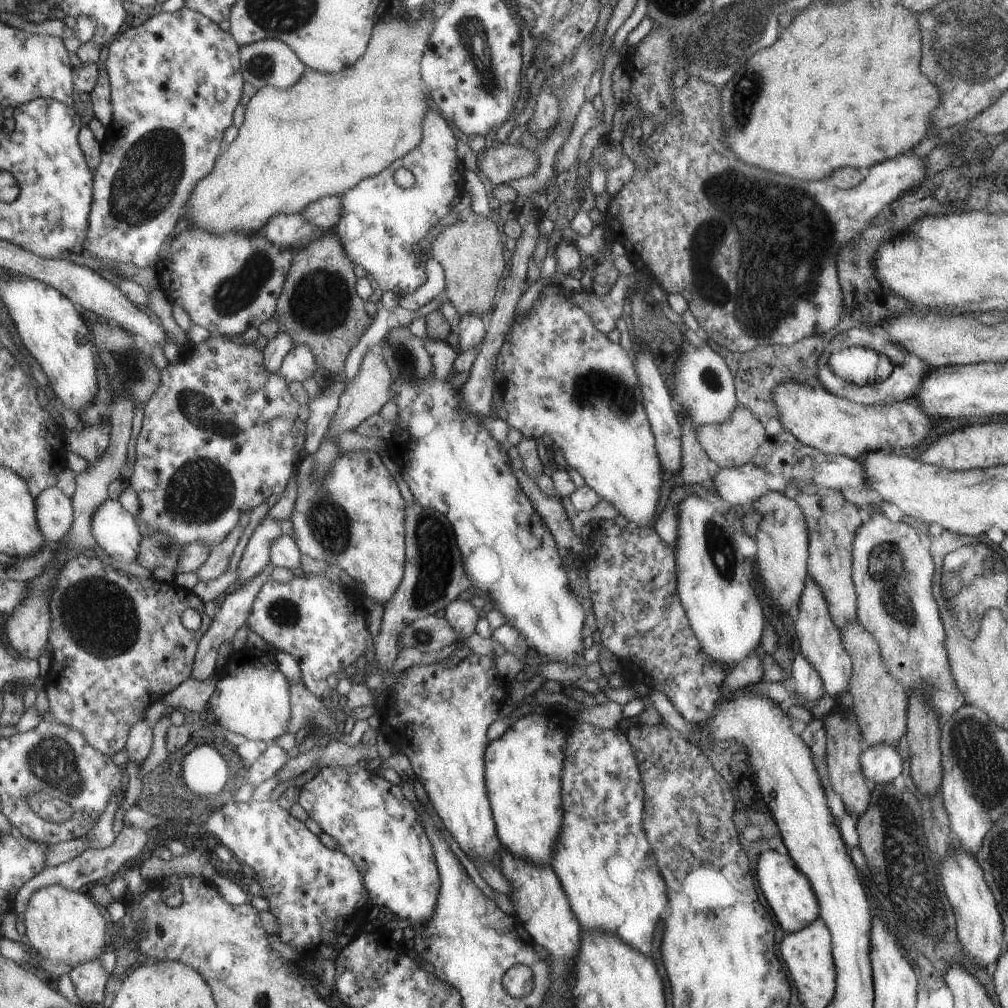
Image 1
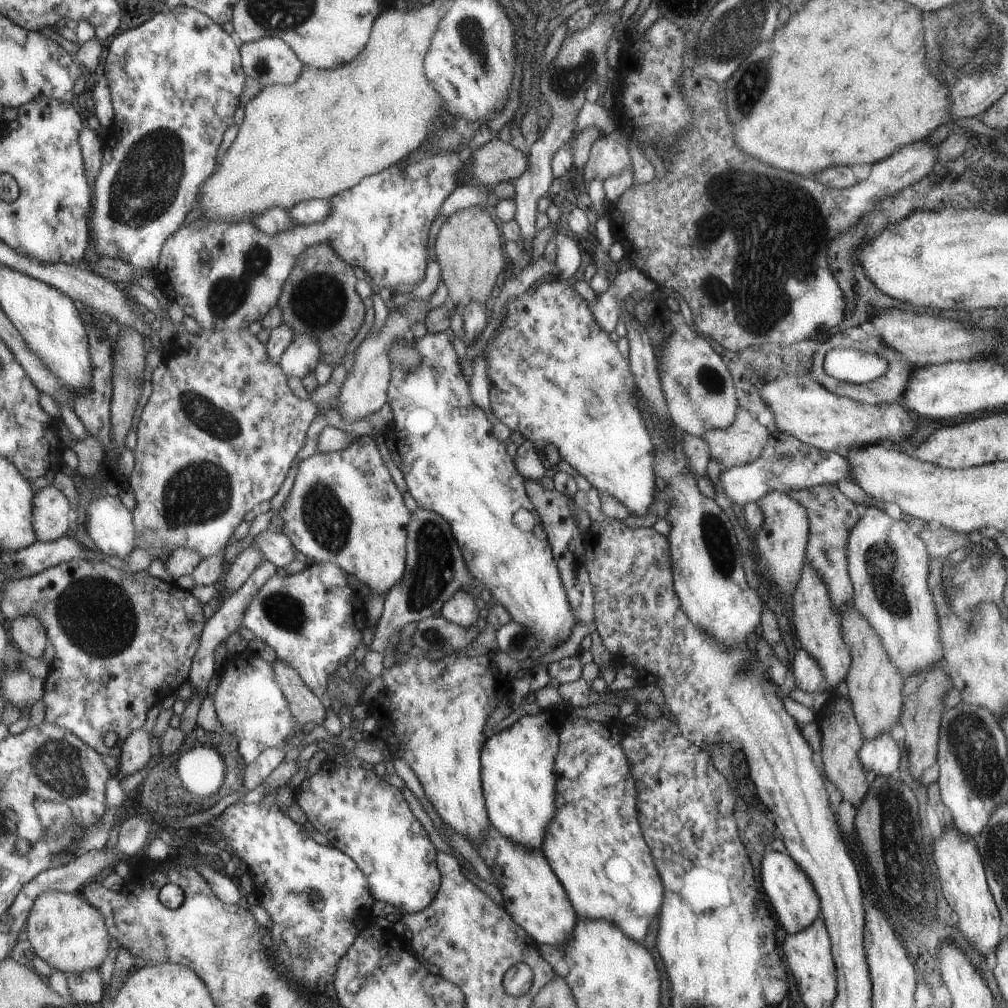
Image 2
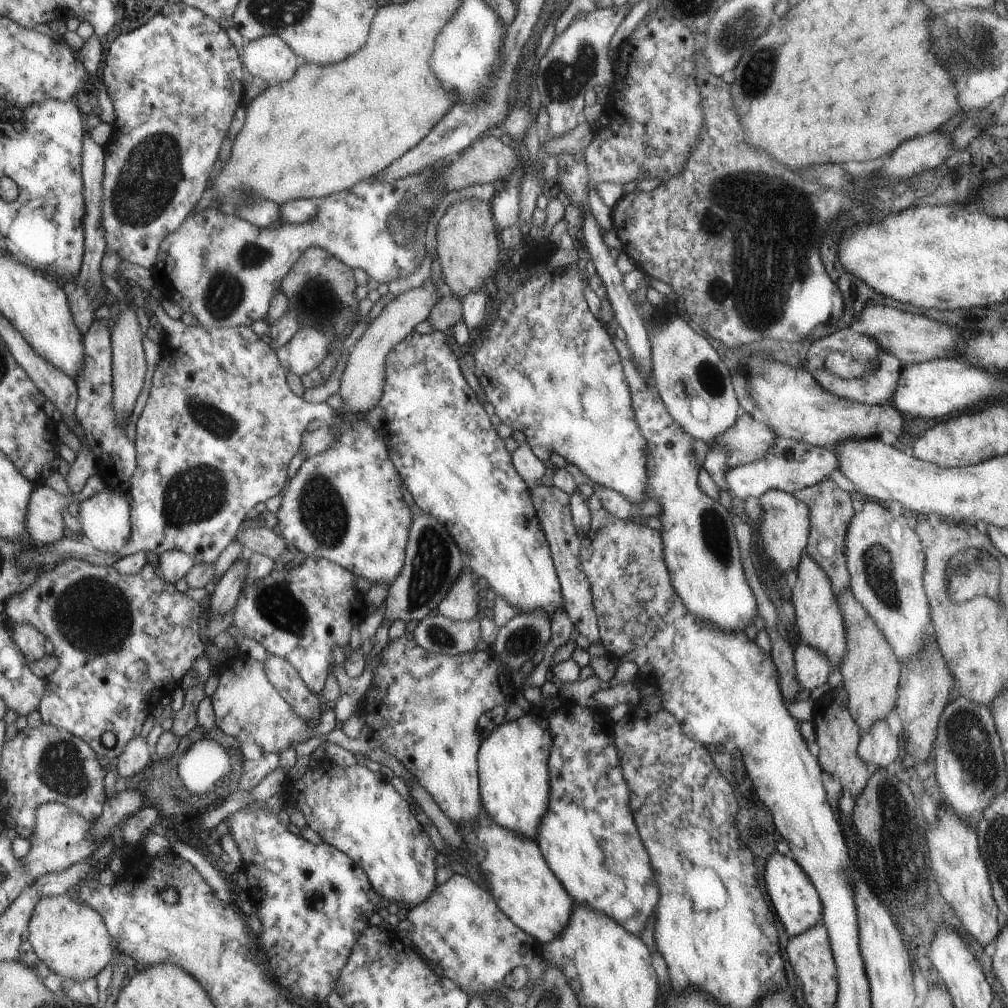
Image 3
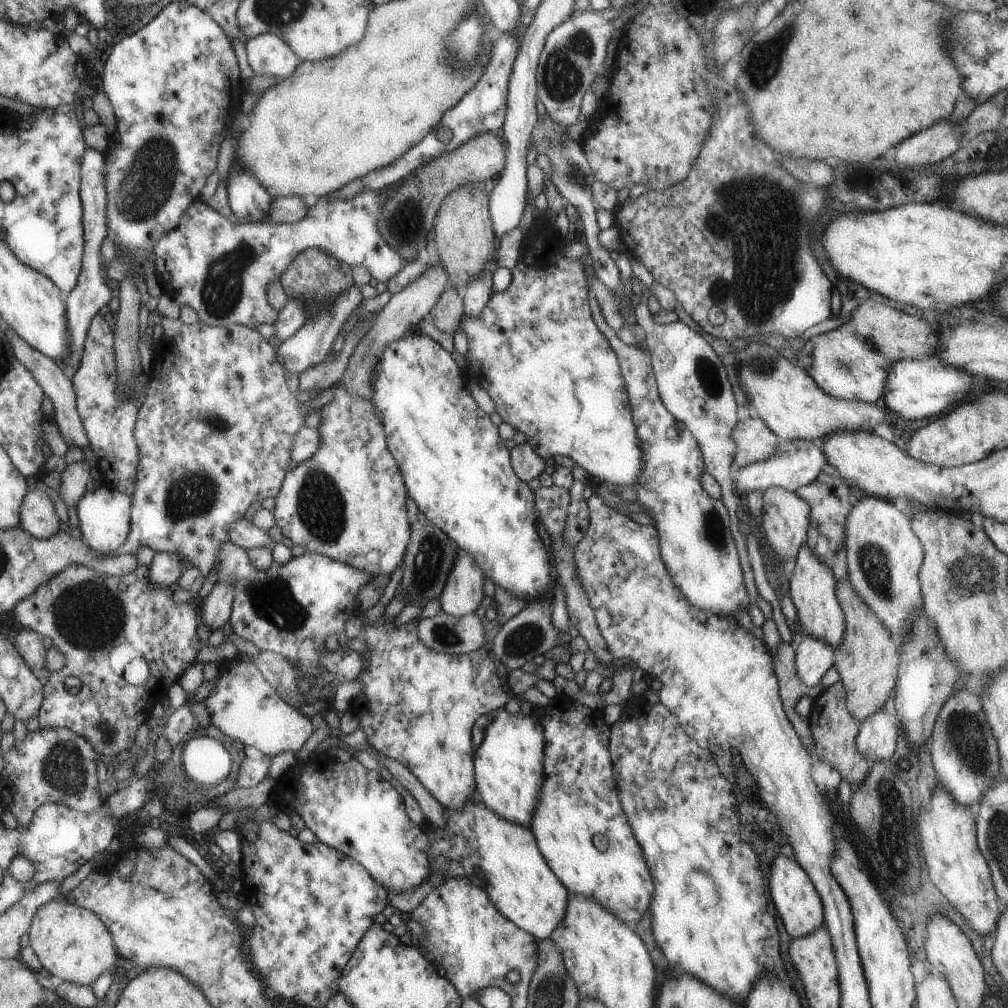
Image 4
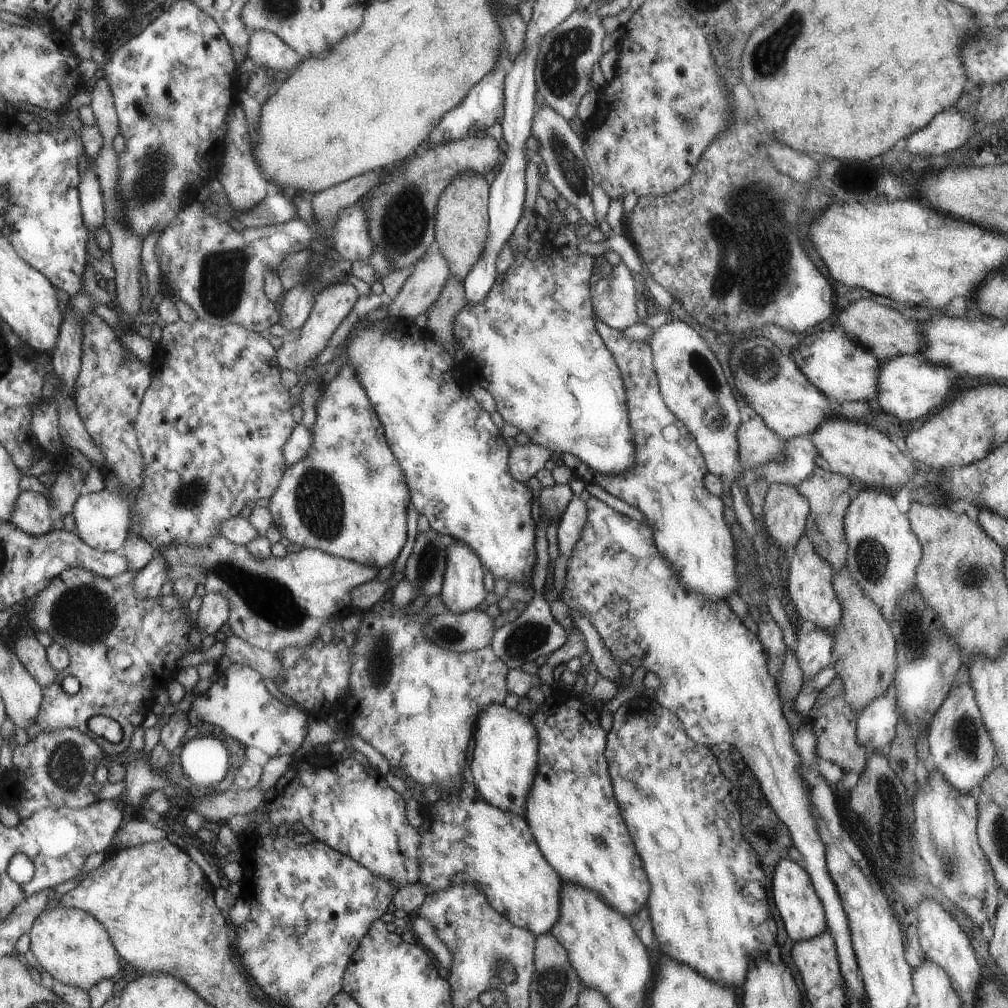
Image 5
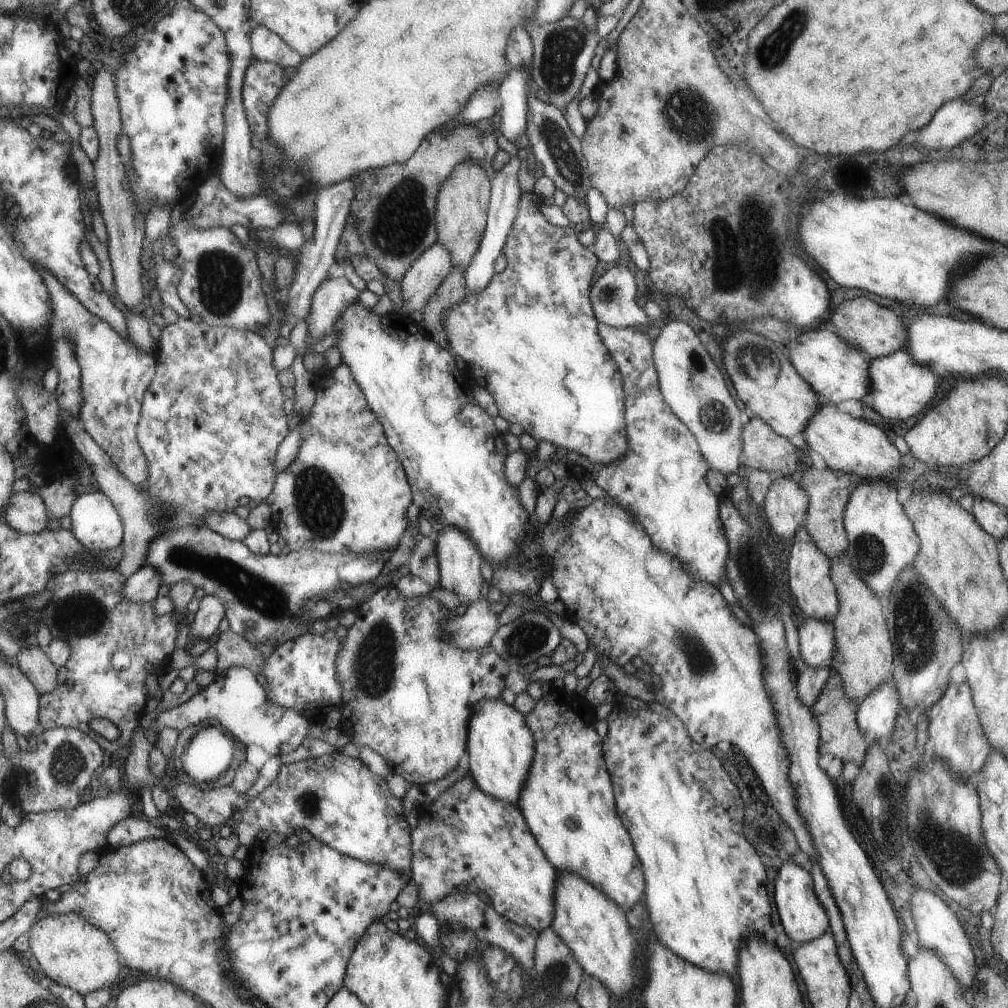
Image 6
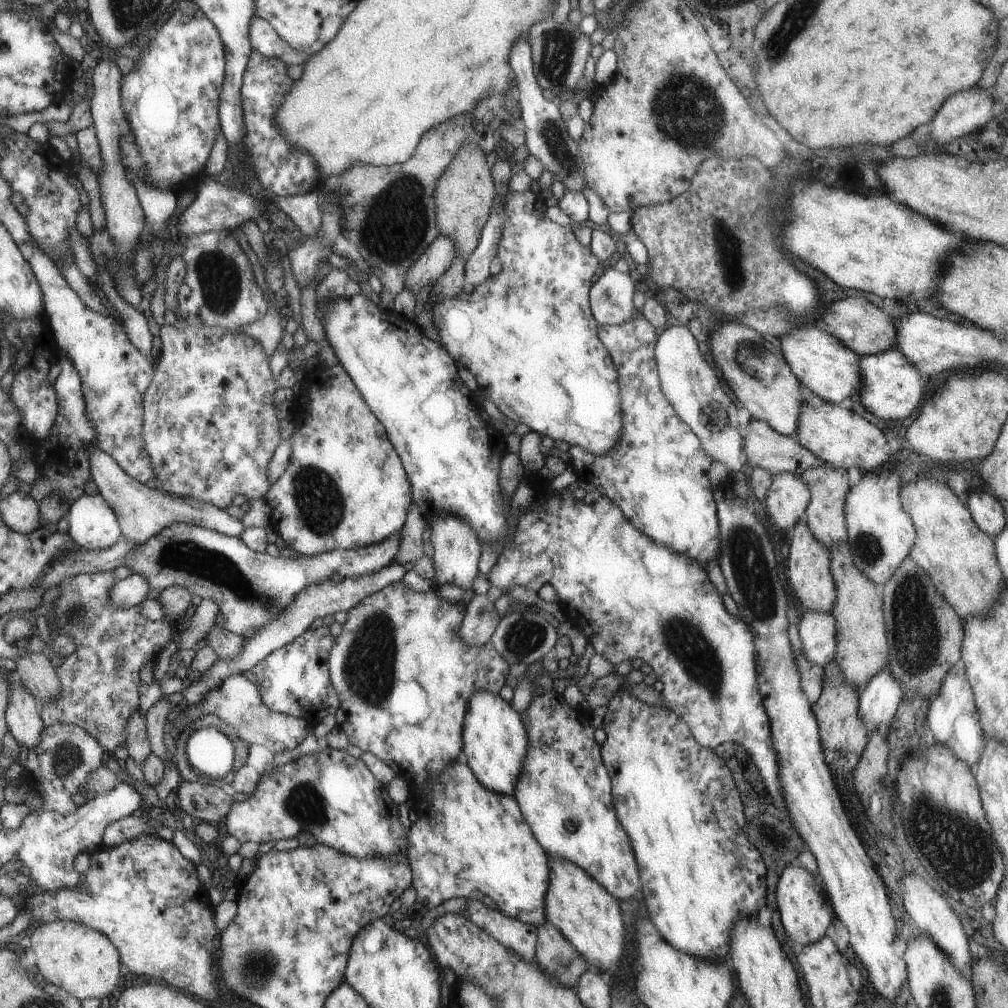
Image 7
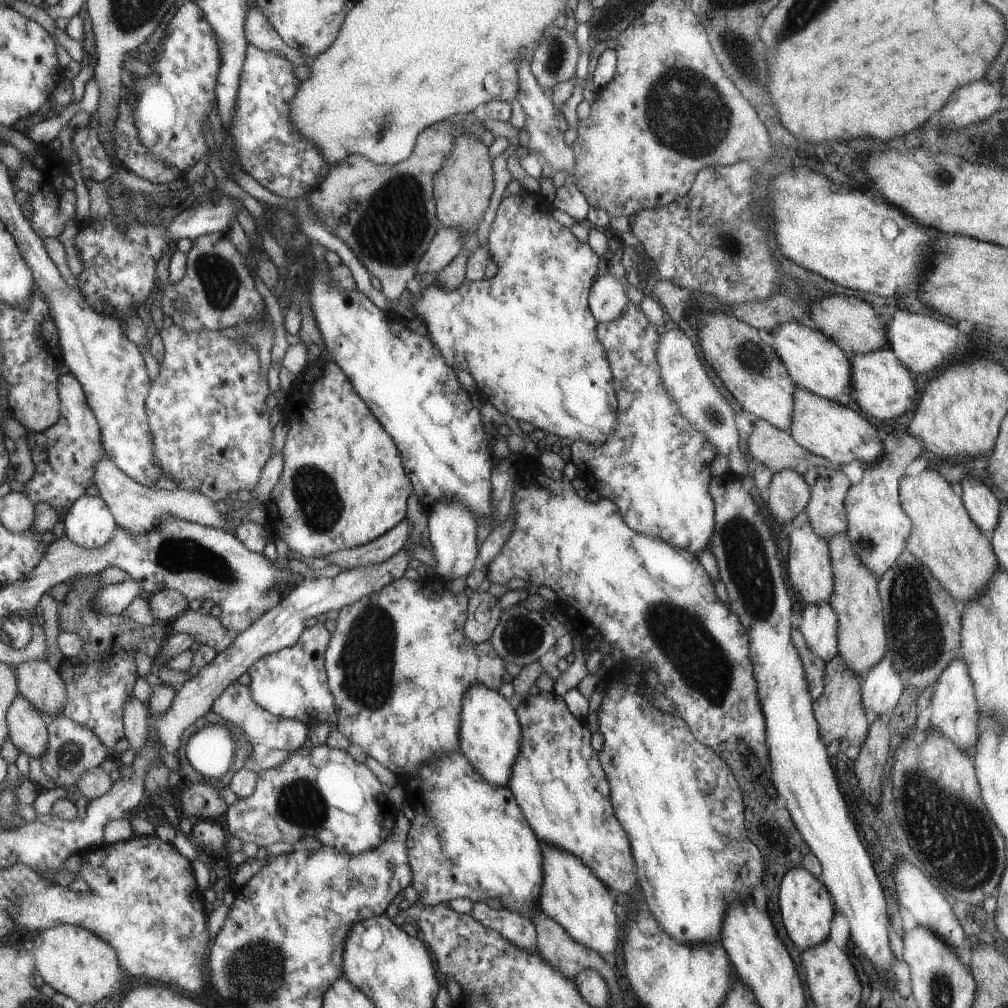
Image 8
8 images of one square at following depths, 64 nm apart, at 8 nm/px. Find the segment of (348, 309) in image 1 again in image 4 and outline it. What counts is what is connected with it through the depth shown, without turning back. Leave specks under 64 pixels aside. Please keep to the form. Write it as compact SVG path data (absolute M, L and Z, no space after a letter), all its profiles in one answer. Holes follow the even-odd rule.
M317 248L304 249L295 256L295 260L278 278L283 292L288 298L295 298L305 306L305 320L315 316L319 310L327 308L331 302L335 302L335 296L341 292L347 292L354 282L351 280L351 270L341 266L333 256L327 256Z

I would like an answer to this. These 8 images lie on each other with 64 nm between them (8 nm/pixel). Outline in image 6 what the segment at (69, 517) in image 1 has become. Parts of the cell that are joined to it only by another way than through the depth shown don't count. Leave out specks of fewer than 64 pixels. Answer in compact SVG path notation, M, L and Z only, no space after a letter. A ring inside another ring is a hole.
M35 489L13 493L2 515L12 527L29 534L44 531L50 518L44 498Z

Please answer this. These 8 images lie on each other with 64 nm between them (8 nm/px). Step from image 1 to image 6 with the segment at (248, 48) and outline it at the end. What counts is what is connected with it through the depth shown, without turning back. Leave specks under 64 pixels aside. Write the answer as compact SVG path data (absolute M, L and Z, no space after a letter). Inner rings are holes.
M254 26L250 37L255 59L277 63L281 68L298 67L305 59L266 26Z

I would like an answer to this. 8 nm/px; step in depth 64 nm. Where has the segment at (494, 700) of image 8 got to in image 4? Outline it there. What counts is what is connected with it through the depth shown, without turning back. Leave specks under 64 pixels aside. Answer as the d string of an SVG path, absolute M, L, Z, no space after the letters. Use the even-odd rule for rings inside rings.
M499 709L485 728L485 736L473 756L473 778L476 781L475 797L493 814L515 822L523 828L531 826L533 812L537 810L537 796L541 794L544 775L545 738L539 713L508 714Z

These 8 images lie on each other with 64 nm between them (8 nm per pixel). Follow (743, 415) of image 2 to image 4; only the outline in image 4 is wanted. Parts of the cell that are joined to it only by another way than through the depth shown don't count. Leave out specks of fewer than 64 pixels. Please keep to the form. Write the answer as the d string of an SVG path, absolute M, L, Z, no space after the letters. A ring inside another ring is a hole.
M750 417L743 421L739 420L731 428L729 438L735 446L732 463L734 468L767 460L775 454L779 440L777 435L769 431L761 418Z

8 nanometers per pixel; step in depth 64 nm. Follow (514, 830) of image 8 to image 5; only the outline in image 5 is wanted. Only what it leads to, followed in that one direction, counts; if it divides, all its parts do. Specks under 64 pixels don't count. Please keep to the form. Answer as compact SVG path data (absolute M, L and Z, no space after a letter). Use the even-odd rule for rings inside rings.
M466 781L454 794L443 795L420 810L422 821L416 828L420 833L420 876L417 882L423 886L426 895L447 890L451 885L469 883L484 893L493 910L504 915L516 927L523 927L538 935L551 930L560 914L563 880L548 865L523 816L494 807L474 791L473 783Z

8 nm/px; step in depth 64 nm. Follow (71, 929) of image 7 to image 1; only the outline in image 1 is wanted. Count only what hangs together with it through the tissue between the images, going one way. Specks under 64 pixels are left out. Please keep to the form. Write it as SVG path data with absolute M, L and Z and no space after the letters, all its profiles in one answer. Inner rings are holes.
M64 886L40 888L24 912L29 944L42 958L70 965L73 970L89 961L96 961L107 950L107 915L89 894L81 894Z

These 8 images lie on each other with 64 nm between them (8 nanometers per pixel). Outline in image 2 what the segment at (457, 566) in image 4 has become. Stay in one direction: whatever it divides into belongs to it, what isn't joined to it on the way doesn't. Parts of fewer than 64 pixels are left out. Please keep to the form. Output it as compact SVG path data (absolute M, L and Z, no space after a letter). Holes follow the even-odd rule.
M466 588L457 590L457 592L441 606L440 612L441 617L445 618L447 622L457 624L457 626L461 626L461 628L476 626L476 621L479 617L474 600L467 594Z

